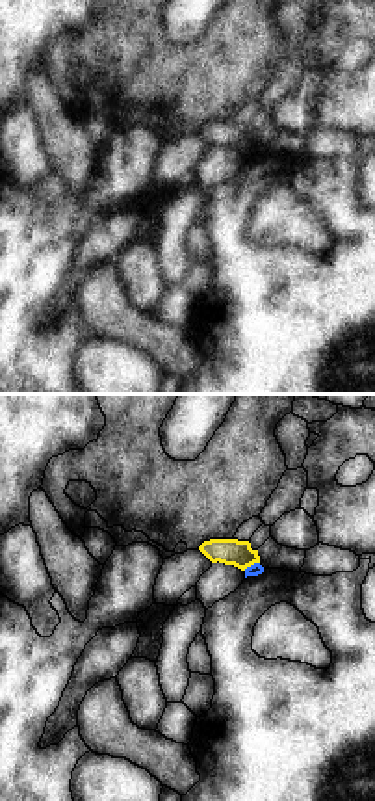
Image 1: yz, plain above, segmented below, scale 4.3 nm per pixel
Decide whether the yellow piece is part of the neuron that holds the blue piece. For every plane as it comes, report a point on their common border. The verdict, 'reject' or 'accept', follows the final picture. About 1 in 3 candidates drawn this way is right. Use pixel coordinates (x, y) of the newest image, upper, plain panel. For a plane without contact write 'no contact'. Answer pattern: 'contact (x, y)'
contact (251, 149)

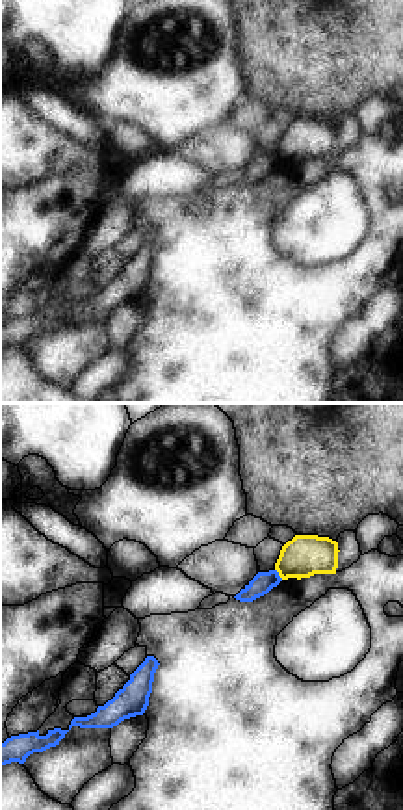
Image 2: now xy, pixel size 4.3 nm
contact (277, 158)

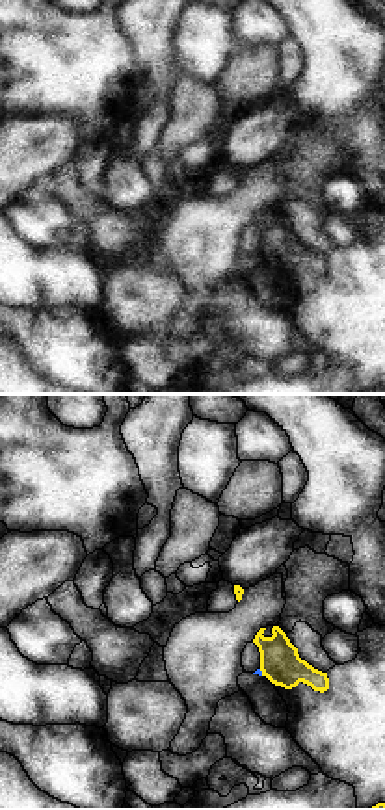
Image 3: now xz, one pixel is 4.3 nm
contact (261, 257)

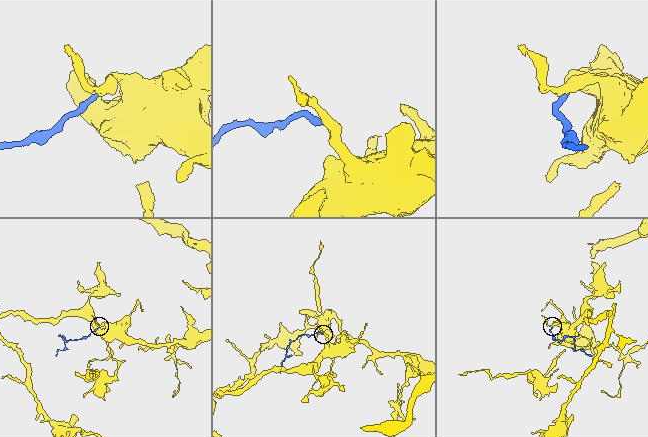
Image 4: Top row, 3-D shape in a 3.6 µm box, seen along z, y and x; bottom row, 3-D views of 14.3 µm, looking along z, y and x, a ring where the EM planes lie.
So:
reject

